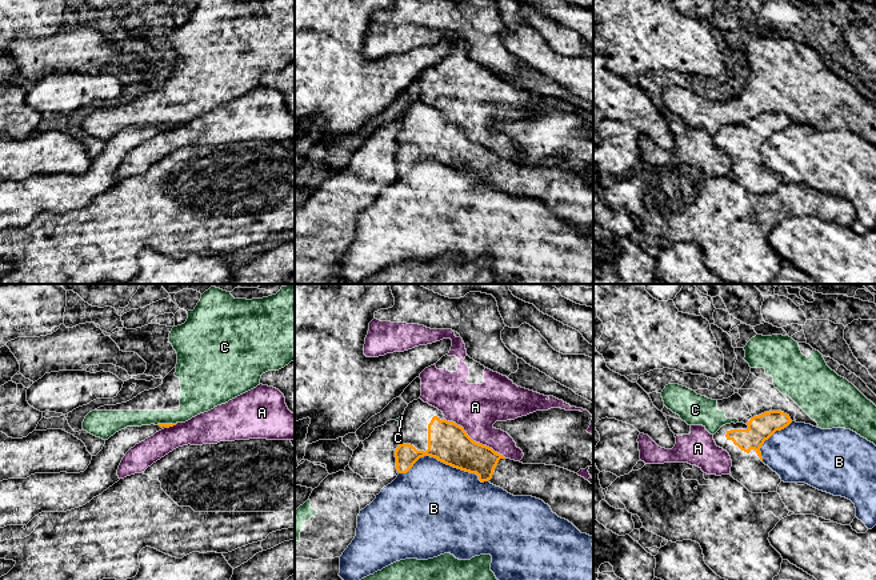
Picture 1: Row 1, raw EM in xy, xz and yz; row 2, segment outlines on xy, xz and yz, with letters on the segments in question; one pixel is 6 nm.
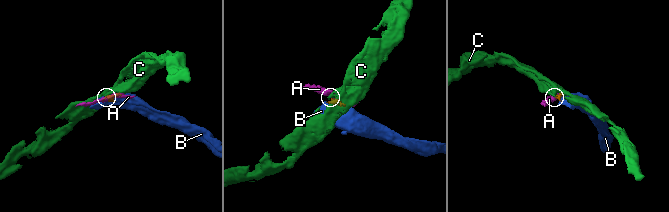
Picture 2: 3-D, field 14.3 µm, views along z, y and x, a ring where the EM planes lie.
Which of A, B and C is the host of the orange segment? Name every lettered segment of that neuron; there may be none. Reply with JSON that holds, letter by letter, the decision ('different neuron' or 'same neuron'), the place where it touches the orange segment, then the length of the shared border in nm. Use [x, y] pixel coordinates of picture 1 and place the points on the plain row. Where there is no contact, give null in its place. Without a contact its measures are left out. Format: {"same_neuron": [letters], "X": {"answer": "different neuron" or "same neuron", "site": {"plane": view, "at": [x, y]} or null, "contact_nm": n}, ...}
{"same_neuron": [], "A": {"answer": "different neuron", "site": {"plane": "xz", "at": [475, 143]}, "contact_nm": 440}, "B": {"answer": "different neuron", "site": {"plane": "xz", "at": [444, 164]}, "contact_nm": 550}, "C": {"answer": "different neuron", "site": {"plane": "xy", "at": [166, 126]}, "contact_nm": 130}}

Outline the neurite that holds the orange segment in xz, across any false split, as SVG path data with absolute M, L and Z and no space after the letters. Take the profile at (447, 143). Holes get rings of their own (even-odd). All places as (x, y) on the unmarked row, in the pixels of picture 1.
M413 101L404 112L399 133L399 148L395 152L396 171L407 175L424 157L431 157L453 169L476 175L481 184L503 189L513 197L532 197L548 205L553 215L572 224L581 235L593 237L593 185L575 173L545 165L523 165L473 143L463 128L447 123L437 109Z

